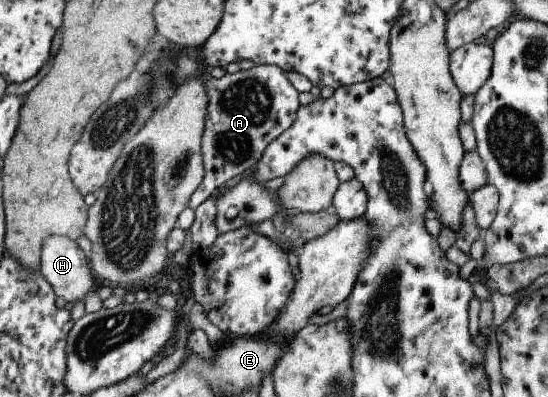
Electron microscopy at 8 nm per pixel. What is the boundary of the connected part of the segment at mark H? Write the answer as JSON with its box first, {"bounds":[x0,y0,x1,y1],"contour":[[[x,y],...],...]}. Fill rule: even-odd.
{"bounds":[39,235,93,303],"contour":[[[49,235],[43,239],[40,251],[39,273],[53,289],[56,297],[61,297],[67,303],[83,300],[93,289],[93,276],[88,266],[88,258],[69,237]]]}

